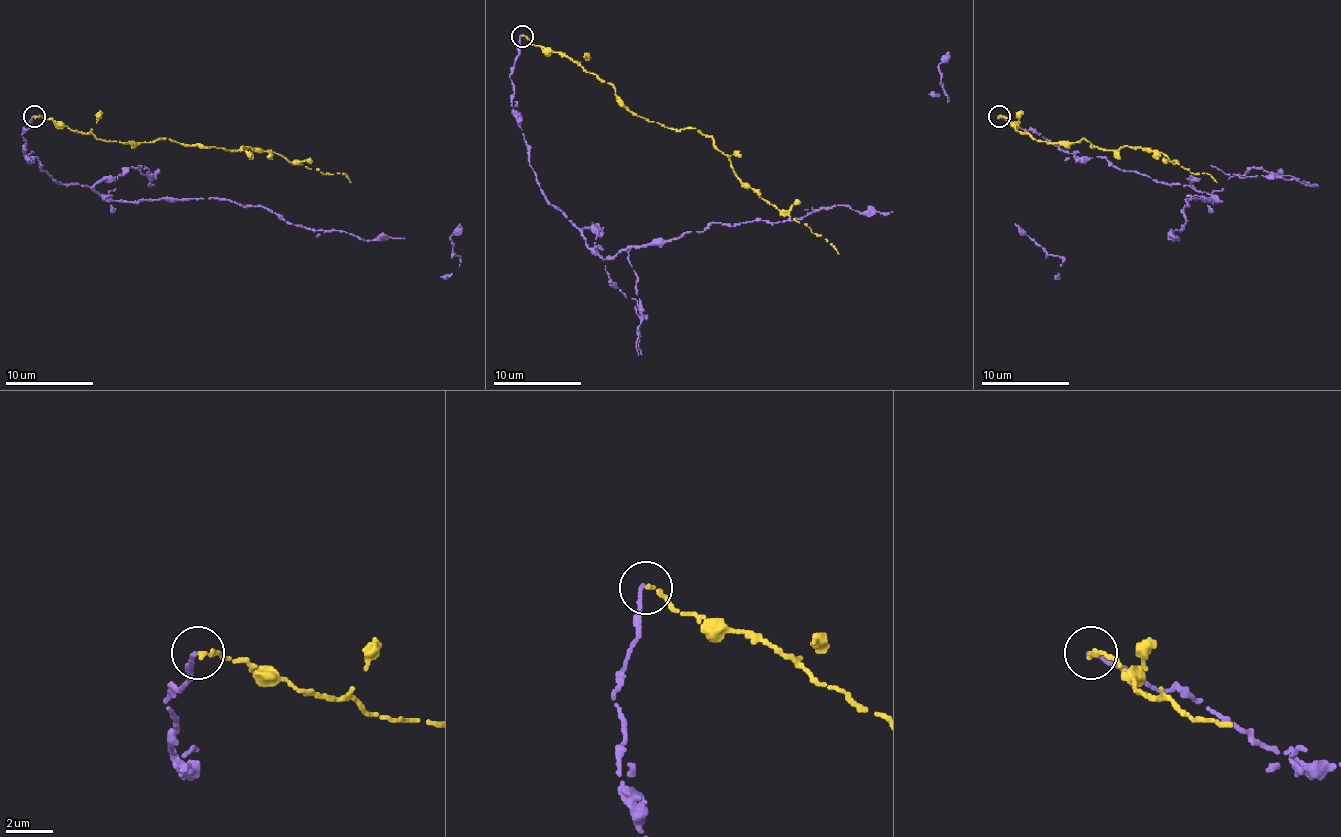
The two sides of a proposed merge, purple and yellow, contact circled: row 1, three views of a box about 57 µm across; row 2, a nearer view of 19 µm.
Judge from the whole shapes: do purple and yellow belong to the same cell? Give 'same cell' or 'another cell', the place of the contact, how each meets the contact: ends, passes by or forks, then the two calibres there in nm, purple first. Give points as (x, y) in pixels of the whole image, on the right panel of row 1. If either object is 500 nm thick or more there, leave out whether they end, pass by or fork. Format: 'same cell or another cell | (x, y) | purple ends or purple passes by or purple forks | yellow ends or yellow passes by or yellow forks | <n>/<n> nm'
another cell | (999, 116) | purple ends | yellow ends | 190/200 nm

